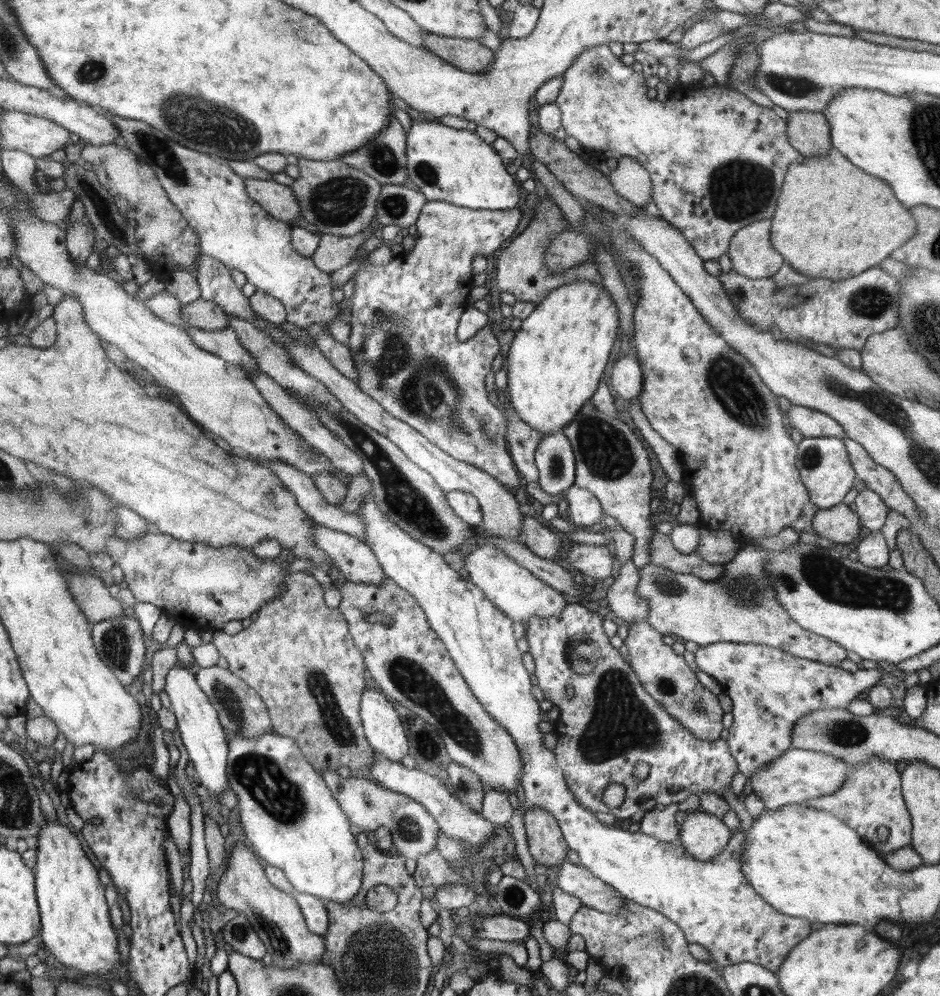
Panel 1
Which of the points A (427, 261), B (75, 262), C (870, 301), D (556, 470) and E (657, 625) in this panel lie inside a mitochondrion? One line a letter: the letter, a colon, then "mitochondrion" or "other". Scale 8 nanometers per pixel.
A: other
B: other
C: mitochondrion
D: mitochondrion
E: other

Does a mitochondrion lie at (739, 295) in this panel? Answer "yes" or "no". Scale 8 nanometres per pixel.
yes

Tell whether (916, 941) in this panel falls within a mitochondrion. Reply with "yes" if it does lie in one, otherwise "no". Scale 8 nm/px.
no

